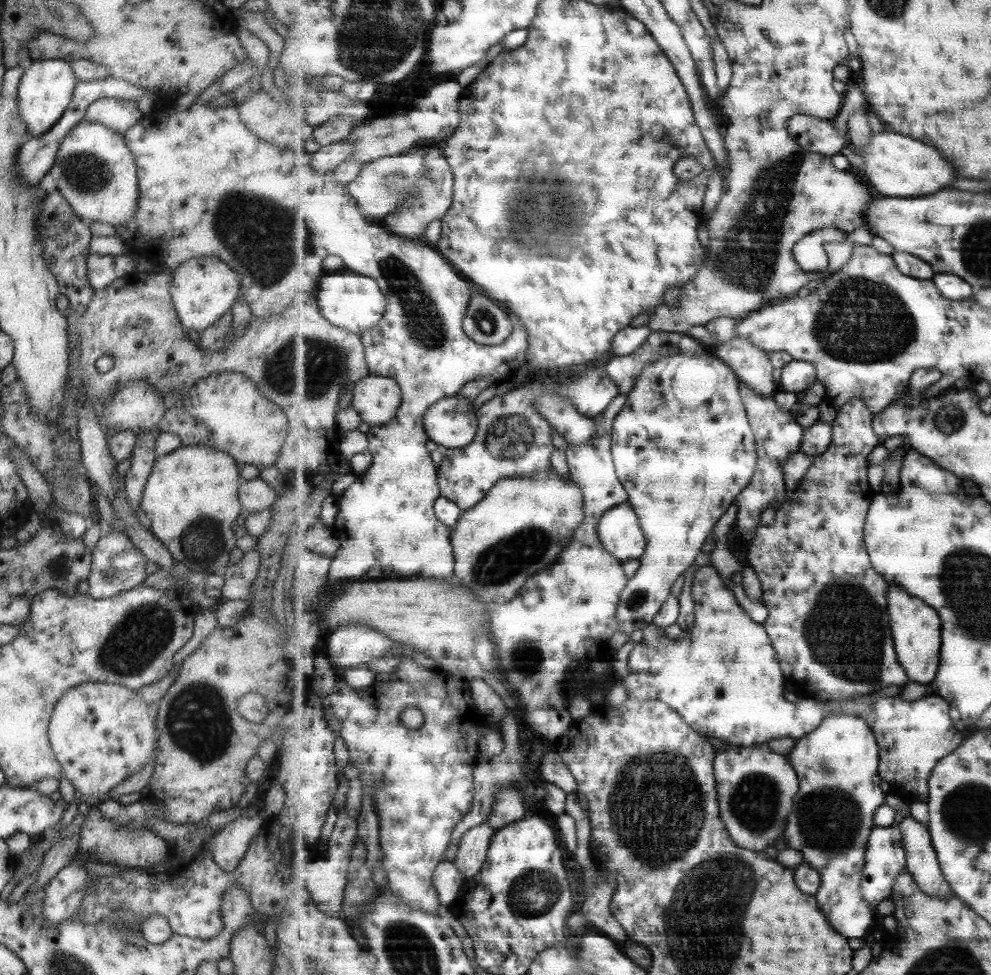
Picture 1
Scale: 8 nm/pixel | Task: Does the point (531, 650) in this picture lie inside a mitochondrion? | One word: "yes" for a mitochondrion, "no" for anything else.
yes

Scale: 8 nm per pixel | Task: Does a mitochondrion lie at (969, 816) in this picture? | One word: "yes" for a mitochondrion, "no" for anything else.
yes

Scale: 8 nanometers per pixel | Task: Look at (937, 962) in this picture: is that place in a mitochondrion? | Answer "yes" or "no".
yes

